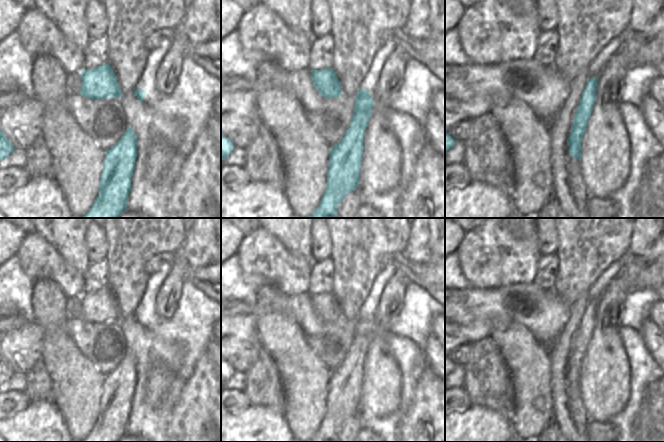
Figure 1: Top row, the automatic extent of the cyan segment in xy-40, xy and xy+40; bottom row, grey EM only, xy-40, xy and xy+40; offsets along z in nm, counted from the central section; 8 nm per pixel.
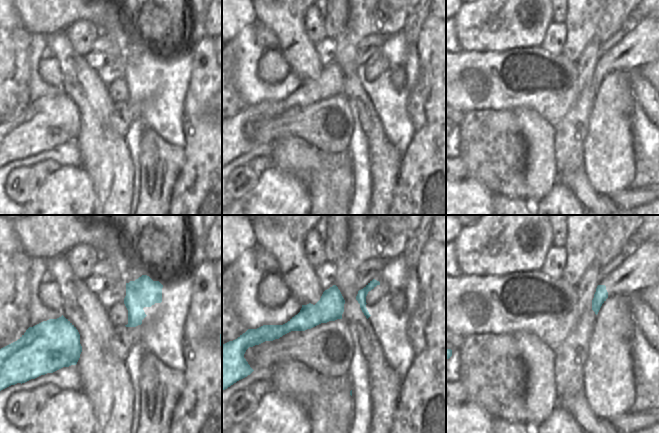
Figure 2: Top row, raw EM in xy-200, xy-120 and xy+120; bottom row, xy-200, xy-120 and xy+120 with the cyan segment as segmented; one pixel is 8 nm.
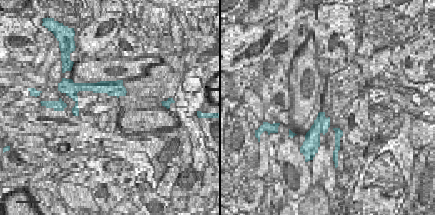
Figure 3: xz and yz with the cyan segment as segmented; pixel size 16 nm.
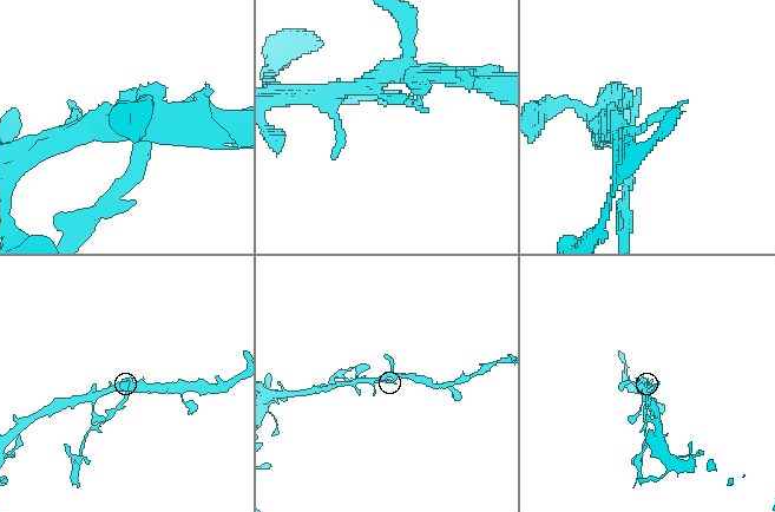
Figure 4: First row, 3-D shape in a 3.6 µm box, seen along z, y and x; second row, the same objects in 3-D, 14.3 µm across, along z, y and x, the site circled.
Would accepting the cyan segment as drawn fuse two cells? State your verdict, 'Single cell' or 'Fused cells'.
Fused cells.

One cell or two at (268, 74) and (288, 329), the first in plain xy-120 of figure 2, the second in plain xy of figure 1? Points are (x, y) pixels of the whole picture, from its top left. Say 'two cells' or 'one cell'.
one cell

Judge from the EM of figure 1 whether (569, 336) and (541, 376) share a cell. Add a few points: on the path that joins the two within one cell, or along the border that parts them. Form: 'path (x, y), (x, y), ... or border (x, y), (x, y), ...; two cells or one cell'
border (548, 352), (551, 386); two cells

